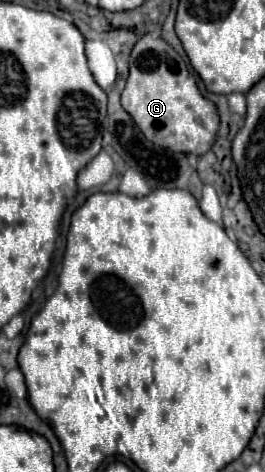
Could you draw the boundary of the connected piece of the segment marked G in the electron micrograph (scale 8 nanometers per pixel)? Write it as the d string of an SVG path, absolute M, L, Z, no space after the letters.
M145 34L133 46L121 106L135 120L149 142L171 152L203 156L211 150L219 136L221 120L217 106L201 94L197 80L187 70L183 58L163 38L155 38L151 34Z

